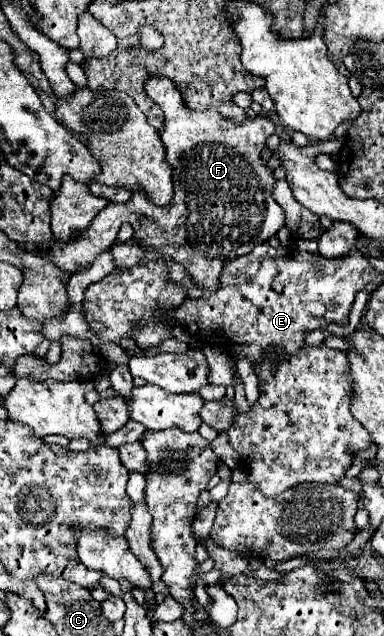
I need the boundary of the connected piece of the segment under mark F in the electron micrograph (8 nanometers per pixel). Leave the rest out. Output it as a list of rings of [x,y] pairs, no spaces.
[[[151,76],[145,82],[145,92],[165,112],[161,140],[167,150],[167,162],[173,166],[175,196],[171,206],[159,208],[137,190],[129,202],[109,204],[101,210],[91,228],[77,234],[77,238],[55,244],[49,256],[55,266],[77,272],[81,264],[91,264],[105,252],[115,242],[121,224],[127,222],[133,228],[133,240],[139,240],[141,248],[161,252],[167,260],[181,264],[193,284],[215,292],[219,290],[219,276],[227,252],[249,254],[257,242],[267,242],[285,226],[283,210],[271,196],[275,186],[273,170],[261,158],[275,126],[263,116],[235,124],[229,118],[225,120],[217,110],[193,112],[185,108],[179,90],[169,78]]]

